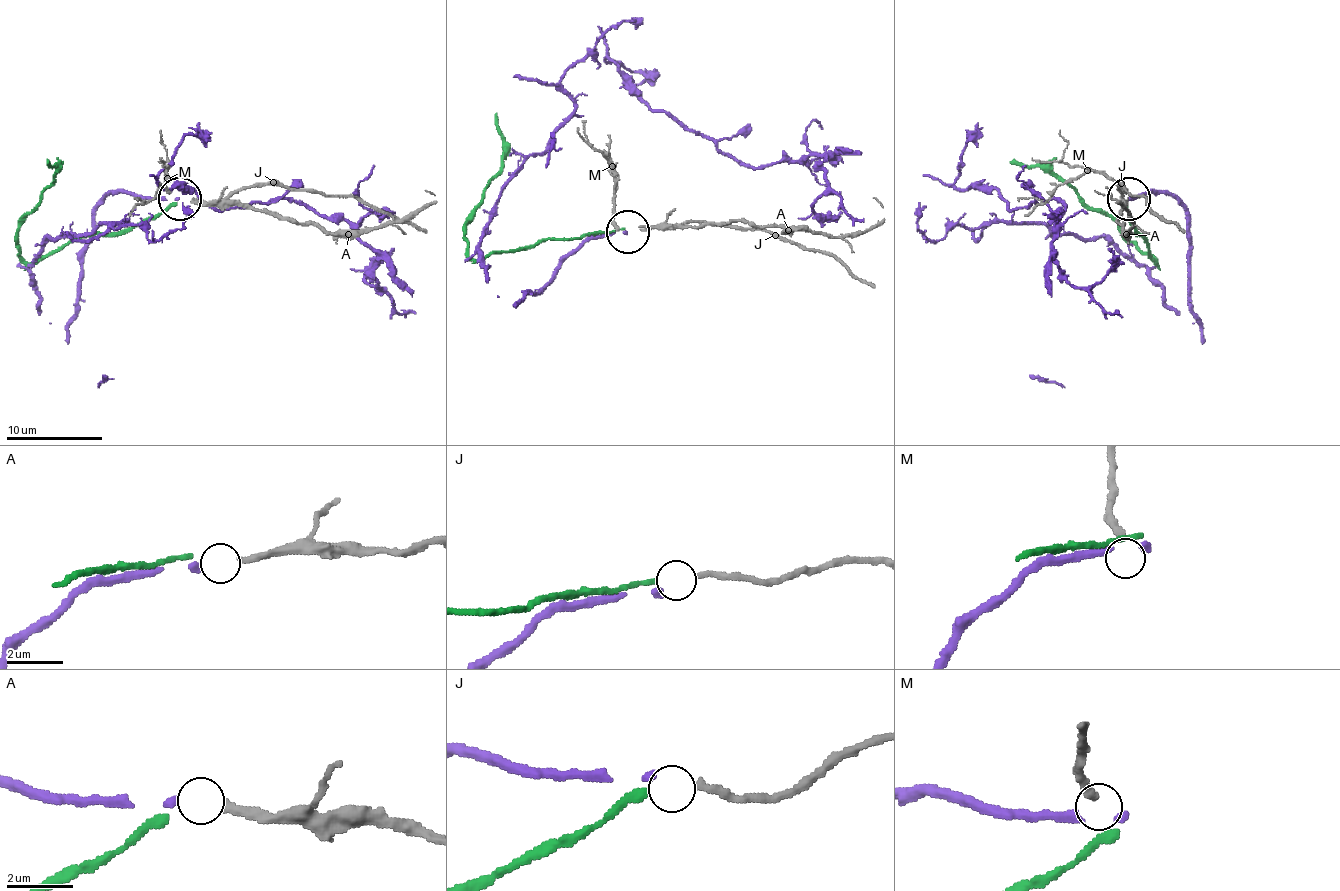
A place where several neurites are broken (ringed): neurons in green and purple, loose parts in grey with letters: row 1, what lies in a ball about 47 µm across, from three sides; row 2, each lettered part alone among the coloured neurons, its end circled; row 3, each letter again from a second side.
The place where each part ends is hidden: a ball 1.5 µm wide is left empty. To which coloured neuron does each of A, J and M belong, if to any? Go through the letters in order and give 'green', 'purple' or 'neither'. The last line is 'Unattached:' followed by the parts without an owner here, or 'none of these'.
A: purple
J: green
M: neither
Unattached: M

